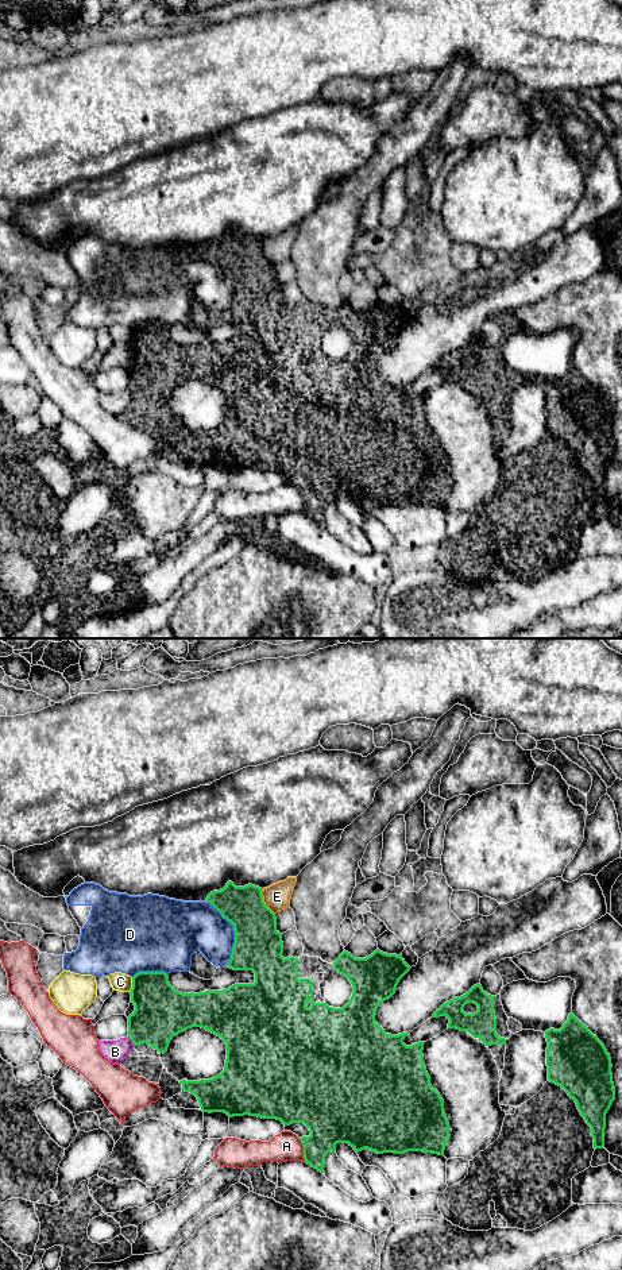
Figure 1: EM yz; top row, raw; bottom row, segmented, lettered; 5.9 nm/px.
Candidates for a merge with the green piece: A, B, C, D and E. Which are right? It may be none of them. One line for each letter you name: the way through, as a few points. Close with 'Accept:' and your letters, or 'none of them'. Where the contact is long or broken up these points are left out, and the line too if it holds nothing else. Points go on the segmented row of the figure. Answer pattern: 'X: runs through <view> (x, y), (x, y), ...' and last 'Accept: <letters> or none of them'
Accept: none of them

